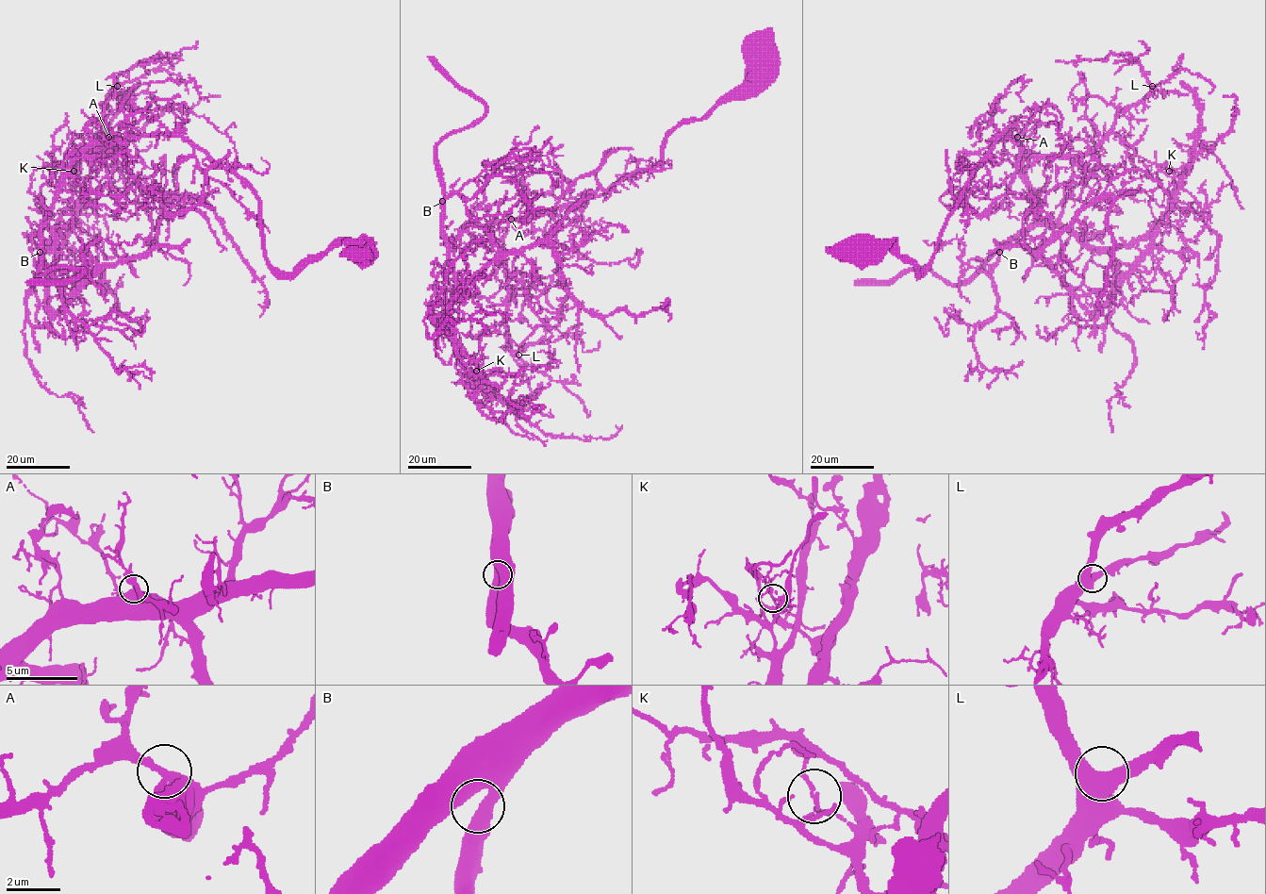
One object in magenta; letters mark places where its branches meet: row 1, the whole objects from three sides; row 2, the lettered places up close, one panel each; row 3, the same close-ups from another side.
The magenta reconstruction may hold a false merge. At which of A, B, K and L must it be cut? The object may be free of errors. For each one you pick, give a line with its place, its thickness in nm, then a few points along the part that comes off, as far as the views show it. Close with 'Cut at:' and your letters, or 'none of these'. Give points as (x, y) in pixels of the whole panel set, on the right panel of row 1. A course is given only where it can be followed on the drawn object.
K: place (1169, 171); calibre 100 nm; course (1168, 171), (1183, 176), (1168, 214), (1105, 303), (1088, 310), (1040, 252), (1111, 198), (1105, 317)
Cut at: K

